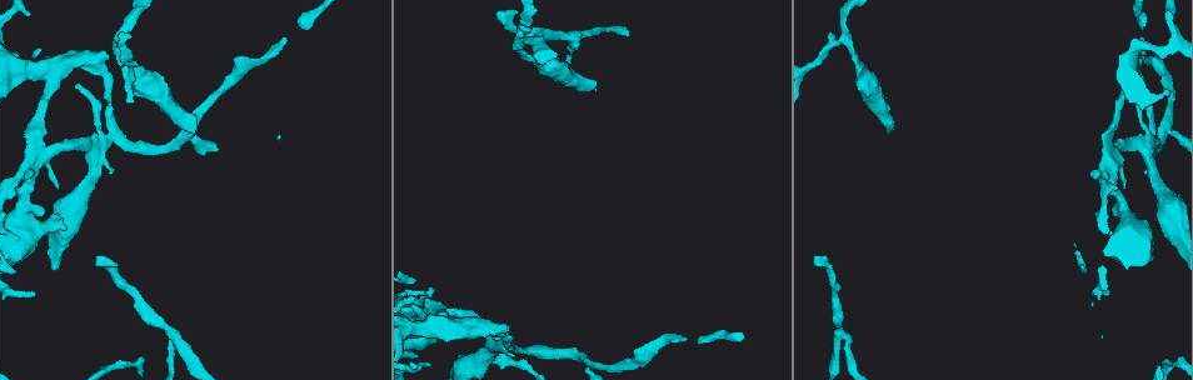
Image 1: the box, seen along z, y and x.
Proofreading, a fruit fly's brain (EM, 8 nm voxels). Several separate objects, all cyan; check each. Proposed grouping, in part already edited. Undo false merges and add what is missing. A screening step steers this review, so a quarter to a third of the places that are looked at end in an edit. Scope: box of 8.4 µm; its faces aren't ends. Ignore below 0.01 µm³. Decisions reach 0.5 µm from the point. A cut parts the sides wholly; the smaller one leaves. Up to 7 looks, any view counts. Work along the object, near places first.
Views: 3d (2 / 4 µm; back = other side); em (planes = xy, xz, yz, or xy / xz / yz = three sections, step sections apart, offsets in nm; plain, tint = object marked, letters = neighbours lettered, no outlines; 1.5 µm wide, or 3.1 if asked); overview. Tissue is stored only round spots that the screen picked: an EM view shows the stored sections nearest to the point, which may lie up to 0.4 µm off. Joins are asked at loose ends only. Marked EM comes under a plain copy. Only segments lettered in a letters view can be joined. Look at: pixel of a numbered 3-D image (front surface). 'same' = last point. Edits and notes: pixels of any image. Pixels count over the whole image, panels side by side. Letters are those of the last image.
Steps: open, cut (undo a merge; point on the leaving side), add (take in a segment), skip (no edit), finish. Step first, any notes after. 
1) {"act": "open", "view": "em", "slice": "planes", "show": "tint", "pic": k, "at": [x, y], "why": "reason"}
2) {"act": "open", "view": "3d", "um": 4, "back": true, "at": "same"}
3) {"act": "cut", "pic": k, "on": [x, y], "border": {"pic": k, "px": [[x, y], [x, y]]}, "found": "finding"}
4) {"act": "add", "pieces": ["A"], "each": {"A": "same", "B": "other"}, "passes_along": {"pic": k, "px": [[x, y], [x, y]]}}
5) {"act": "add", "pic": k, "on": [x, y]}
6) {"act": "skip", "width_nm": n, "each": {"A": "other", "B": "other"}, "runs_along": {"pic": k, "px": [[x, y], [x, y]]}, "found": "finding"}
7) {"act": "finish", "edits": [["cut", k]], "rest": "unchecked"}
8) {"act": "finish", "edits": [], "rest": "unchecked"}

{"act": "open", "view": "3d", "um": 2, "pic": 1, "at": [845, 41], "why": "three arms meet"}

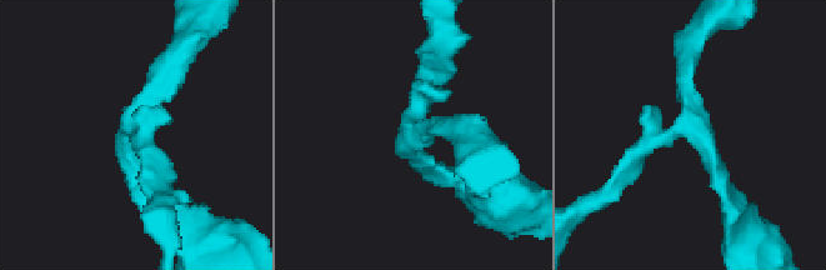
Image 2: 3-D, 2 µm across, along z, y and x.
{"act": "open", "view": "em", "slice": "yz", "step": 8, "show": "tint", "pic": 2, "at": [687, 124], "arms": 3, "why": "now the EM"}

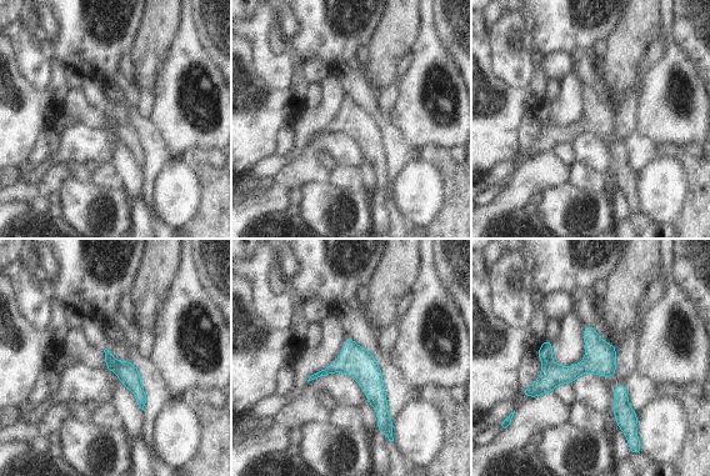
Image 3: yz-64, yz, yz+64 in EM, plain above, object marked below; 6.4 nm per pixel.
{"act": "open", "view": "em", "slice": "planes", "show": "letters", "at": "same", "why": "another direction"}

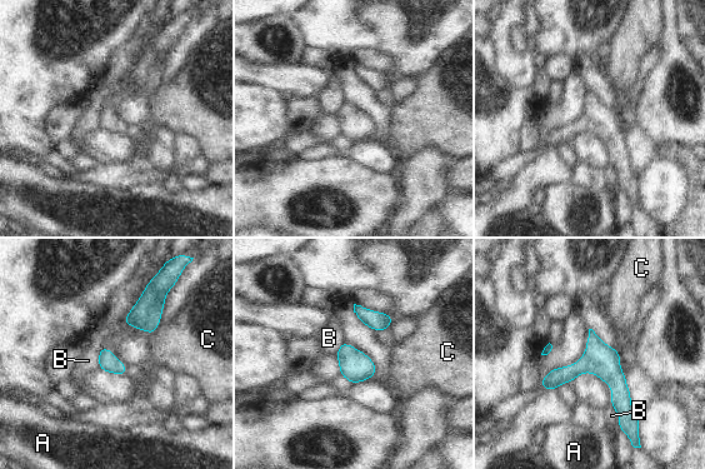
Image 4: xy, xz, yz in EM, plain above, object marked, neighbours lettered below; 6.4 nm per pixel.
{"act": "skip", "each": {"A": "other", "B": "other", "C": "other"}, "found": "one neuron here"}

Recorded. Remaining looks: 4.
{"act": "open", "view": "em", "slice": "planes", "show": "letters", "pic": 1, "at": [685, 339], "why": "branch stops here"}

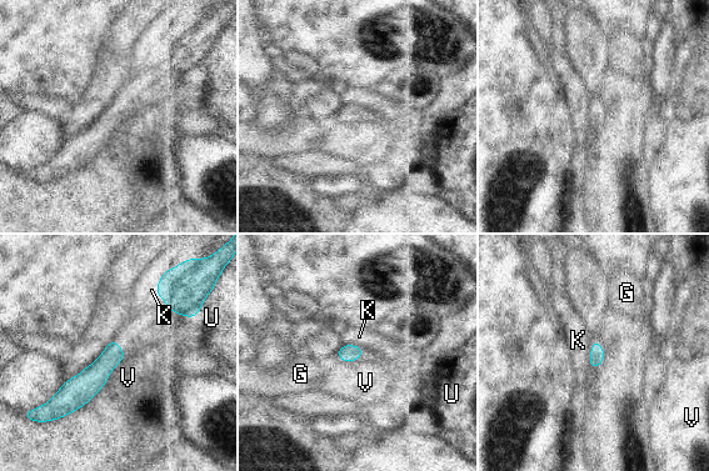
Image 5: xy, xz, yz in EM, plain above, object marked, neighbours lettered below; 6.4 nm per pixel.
{"act": "skip", "longest_contact_nm": ["V", 300], "each": {"G": "other", "K": "other", "U": "other", "V": "other"}, "runs_along": {"pic": 5, "px": [[113, 344], [113, 355], [61, 402]]}, "found": "no lettered segment goes on from it"}

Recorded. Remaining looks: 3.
{"act": "open", "view": "em", "slice": "yz", "step": 8, "show": "tint", "pic": 1, "at": [573, 37], "why": "three arms meet"}

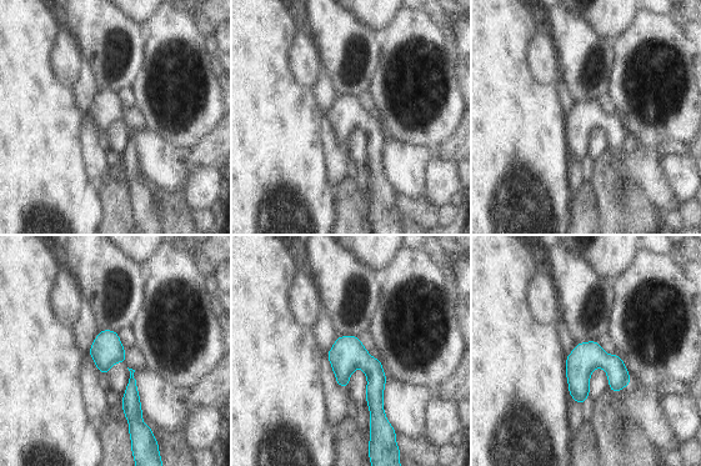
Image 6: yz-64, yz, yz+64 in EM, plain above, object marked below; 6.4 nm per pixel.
{"act": "open", "view": "em", "slice": "planes", "show": "letters", "at": "same"}

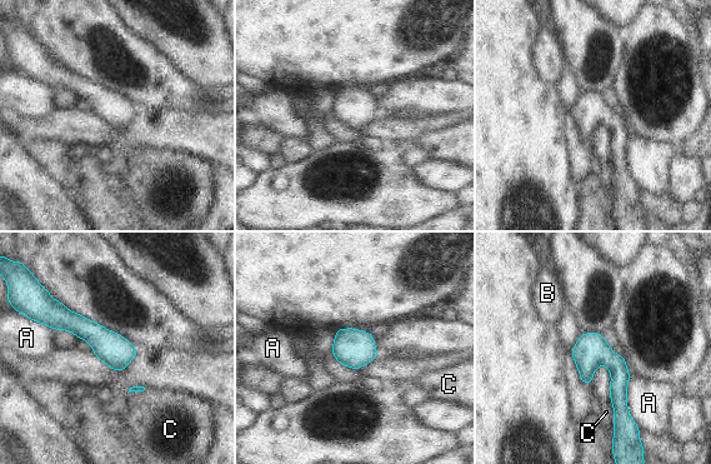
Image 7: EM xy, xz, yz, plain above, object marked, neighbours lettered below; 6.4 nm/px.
{"act": "skip", "each": {"A": "other", "B": "other", "C": "other"}, "runs_along": {"pic": 7, "px": [[586, 335], [619, 370], [621, 422]]}, "found": "continuous, no second neuron"}

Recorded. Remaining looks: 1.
{"act": "finish", "edits": [], "rest": "unchecked"}

